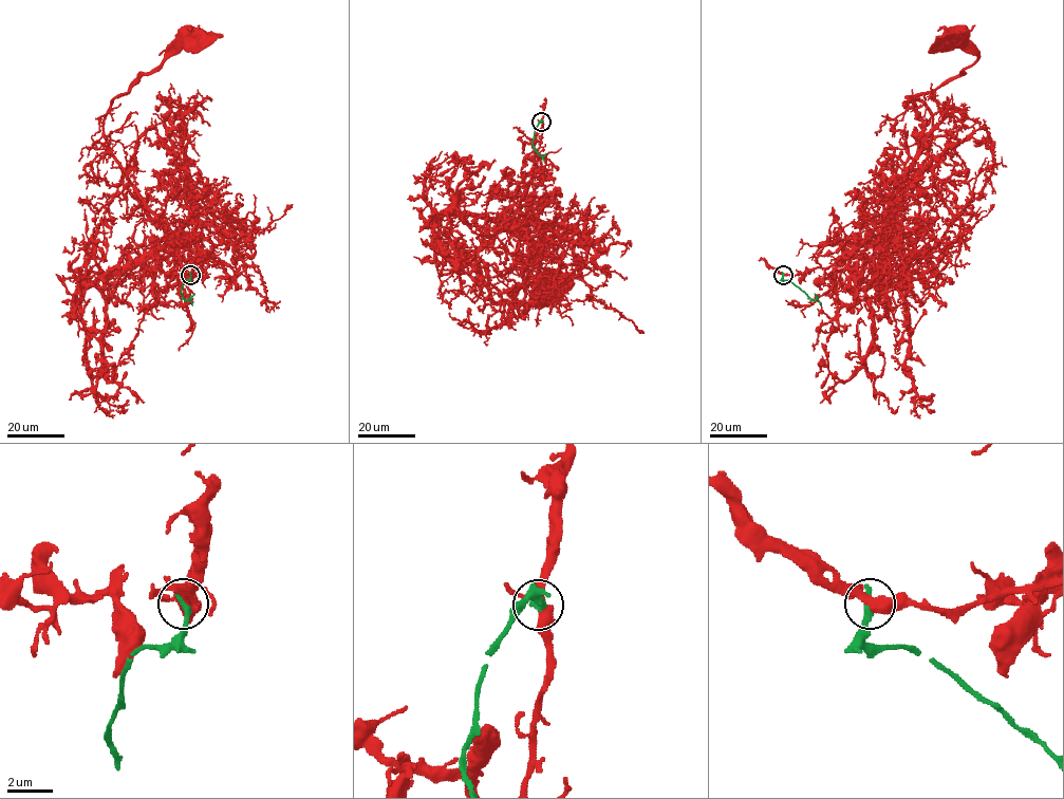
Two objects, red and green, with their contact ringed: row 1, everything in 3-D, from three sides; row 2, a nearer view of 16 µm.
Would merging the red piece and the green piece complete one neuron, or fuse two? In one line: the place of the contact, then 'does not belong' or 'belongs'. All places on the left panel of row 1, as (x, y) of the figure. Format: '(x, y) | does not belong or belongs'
(190, 275) | does not belong

